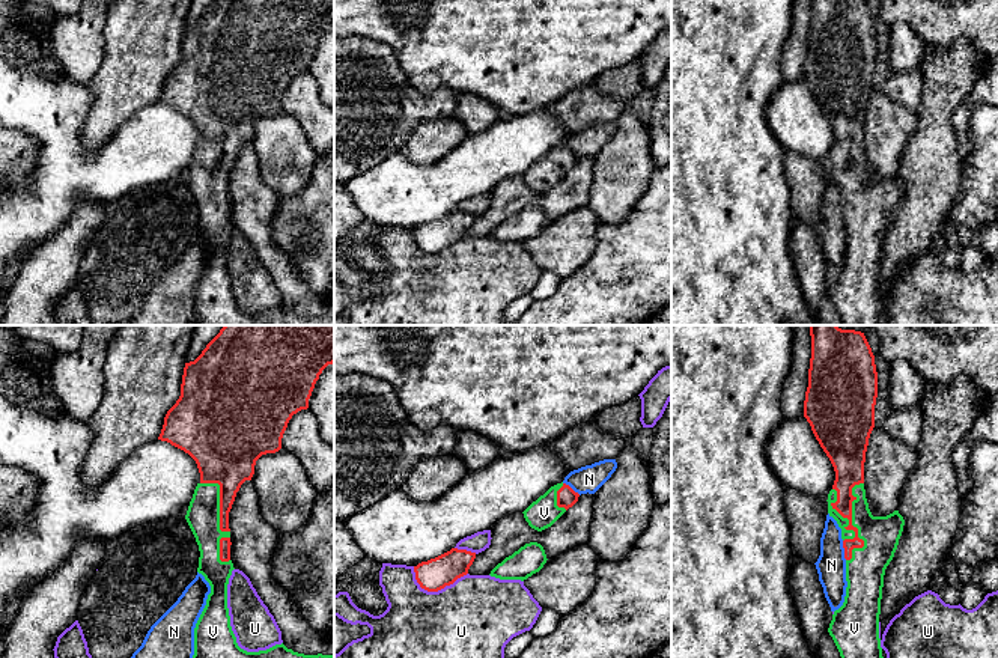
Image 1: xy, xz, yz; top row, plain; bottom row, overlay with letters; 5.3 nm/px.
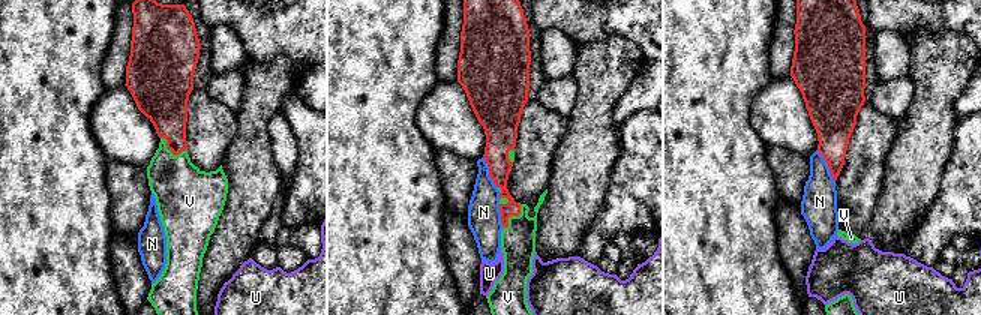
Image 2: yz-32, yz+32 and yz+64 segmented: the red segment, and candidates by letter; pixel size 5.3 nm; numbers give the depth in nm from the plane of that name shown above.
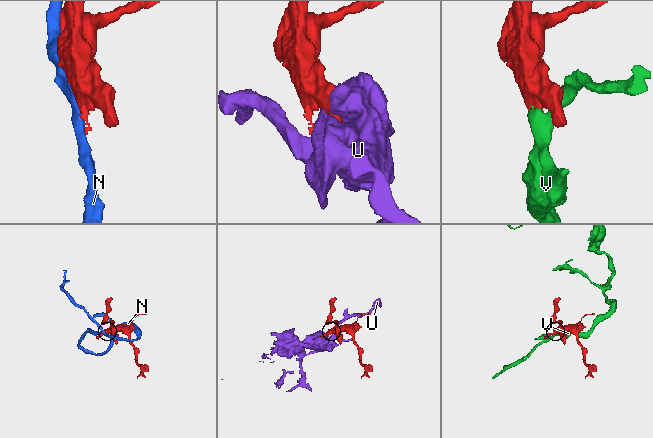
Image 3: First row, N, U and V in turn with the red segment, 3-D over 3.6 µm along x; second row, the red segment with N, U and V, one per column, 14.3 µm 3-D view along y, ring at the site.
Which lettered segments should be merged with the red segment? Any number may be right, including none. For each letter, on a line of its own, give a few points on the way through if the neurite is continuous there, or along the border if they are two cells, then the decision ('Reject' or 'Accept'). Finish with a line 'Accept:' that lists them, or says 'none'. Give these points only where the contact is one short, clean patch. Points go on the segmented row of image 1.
N: Reject
U: Reject
V: Accept
Accept: V

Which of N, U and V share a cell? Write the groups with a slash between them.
N U / V

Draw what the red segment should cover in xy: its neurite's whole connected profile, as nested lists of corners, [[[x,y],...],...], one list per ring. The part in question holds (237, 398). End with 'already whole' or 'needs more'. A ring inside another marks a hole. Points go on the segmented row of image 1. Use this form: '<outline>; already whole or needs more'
[[[224,325],[220,330],[220,333],[206,345],[206,348],[202,351],[202,354],[194,361],[185,363],[182,384],[181,384],[181,396],[176,401],[176,404],[167,411],[158,440],[167,441],[172,446],[188,453],[196,461],[199,473],[200,473],[200,482],[197,483],[194,489],[185,519],[196,538],[196,542],[200,551],[197,572],[202,574],[205,580],[209,583],[211,593],[208,595],[206,605],[194,628],[194,655],[193,658],[334,658],[333,655],[322,655],[322,653],[318,653],[318,655],[298,653],[298,652],[294,652],[292,649],[288,649],[283,643],[275,644],[266,650],[247,652],[241,649],[236,643],[236,637],[230,626],[230,616],[229,616],[229,608],[227,608],[227,584],[229,584],[232,571],[235,569],[230,560],[232,542],[230,542],[230,529],[229,529],[229,512],[235,501],[236,492],[239,491],[241,485],[245,480],[251,480],[254,474],[256,461],[262,455],[275,453],[281,449],[281,438],[288,428],[289,420],[298,411],[309,408],[309,399],[312,396],[316,381],[319,379],[319,375],[328,364],[333,364],[333,363],[334,363],[334,325]]]; needs more

